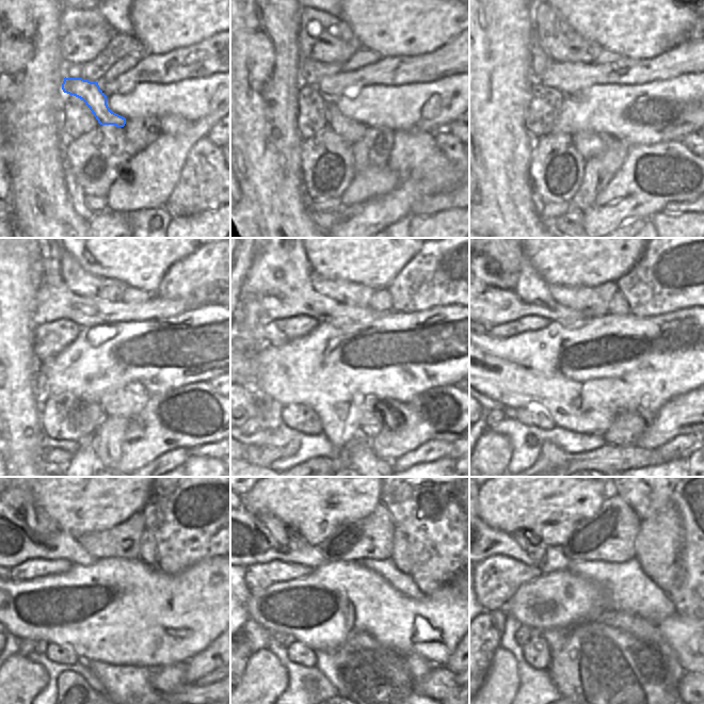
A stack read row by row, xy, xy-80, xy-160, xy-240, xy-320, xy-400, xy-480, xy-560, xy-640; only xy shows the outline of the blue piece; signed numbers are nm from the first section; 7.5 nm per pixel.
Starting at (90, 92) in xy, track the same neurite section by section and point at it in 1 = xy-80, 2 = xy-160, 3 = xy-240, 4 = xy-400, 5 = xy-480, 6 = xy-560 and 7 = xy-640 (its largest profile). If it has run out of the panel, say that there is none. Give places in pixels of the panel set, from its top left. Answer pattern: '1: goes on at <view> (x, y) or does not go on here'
1: goes on at xy-80 (351, 130)
2: goes on at xy-160 (589, 144)
3: goes on at xy-240 (128, 401)
4: goes on at xy-400 (627, 428)
5: goes on at xy-480 (172, 677)
6: goes on at xy-560 (440, 684)
7: goes on at xy-640 (686, 686)

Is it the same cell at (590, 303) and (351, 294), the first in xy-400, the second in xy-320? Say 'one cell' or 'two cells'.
one cell

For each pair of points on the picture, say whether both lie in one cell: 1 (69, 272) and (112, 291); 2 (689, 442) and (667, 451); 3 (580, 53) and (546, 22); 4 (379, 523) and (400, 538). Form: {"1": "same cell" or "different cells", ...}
{"1": "same cell", "2": "same cell", "3": "same cell", "4": "different cells"}

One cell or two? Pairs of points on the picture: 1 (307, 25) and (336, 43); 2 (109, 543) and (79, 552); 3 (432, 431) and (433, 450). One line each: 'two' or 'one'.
1: one
2: two
3: two

